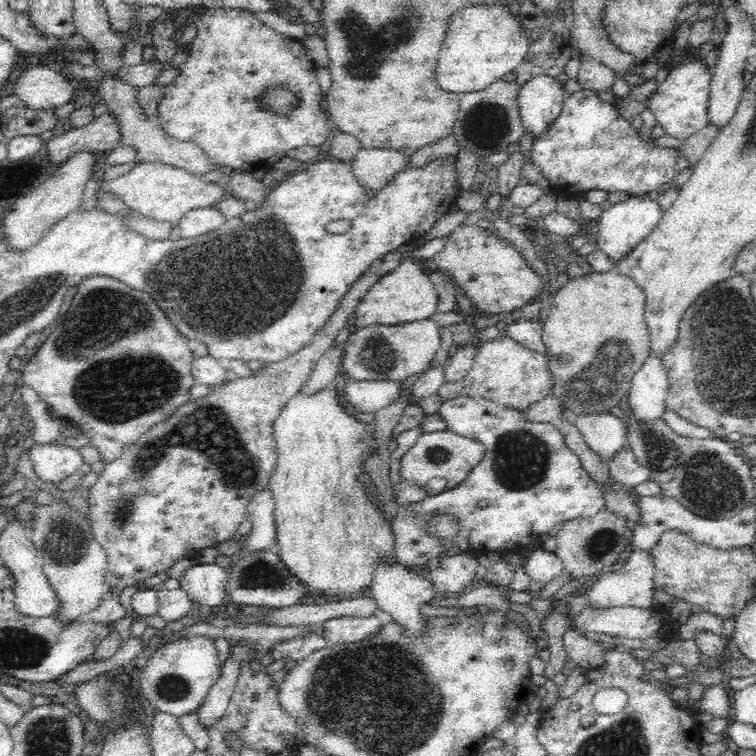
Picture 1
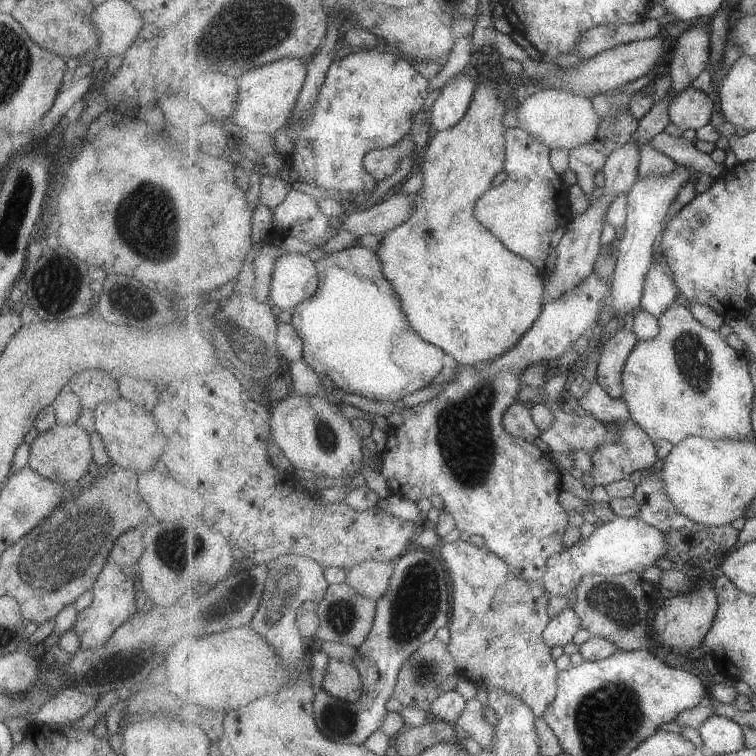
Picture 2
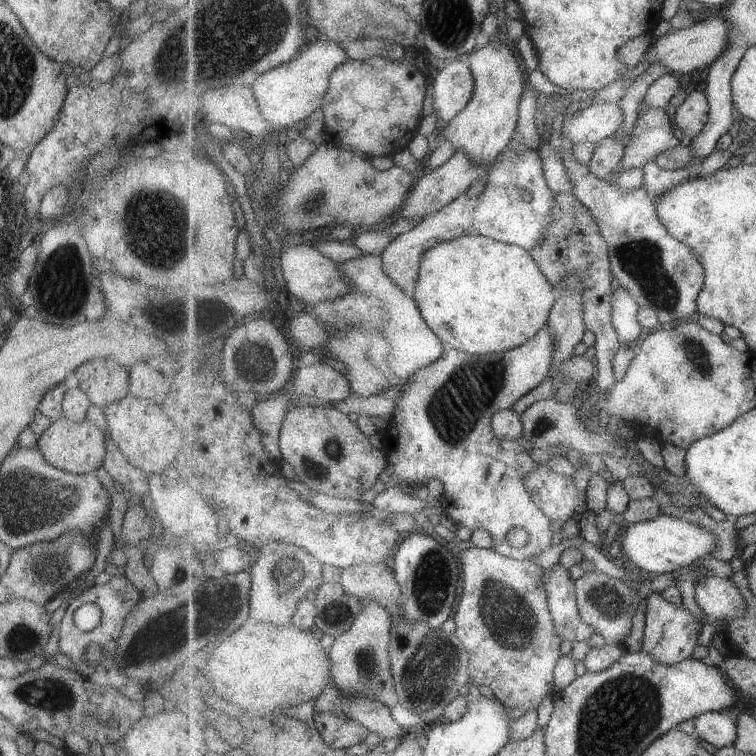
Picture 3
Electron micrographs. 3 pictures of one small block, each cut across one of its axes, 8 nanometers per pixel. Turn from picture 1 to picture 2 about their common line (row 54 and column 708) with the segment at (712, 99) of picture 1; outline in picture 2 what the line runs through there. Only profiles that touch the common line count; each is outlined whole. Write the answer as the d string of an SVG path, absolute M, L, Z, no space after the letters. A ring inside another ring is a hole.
M721 715L708 717L699 728L704 746L713 755L731 754L746 747L744 726Z

